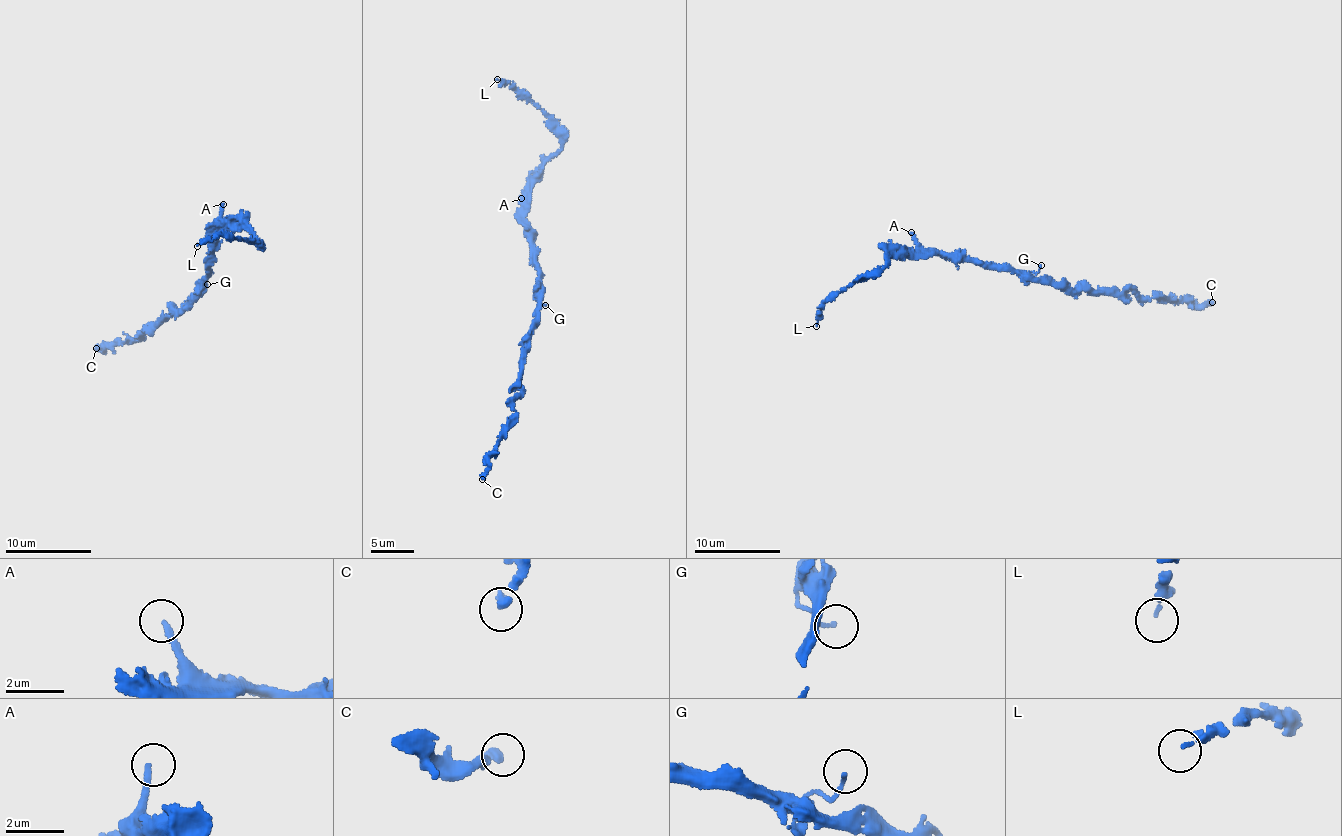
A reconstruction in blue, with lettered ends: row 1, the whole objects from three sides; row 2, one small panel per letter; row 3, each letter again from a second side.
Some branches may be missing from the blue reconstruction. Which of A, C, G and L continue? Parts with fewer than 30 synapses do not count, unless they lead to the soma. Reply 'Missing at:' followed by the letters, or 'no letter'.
Missing at: A

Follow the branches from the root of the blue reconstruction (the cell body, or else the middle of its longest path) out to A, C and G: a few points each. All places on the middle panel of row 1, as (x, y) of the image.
A: (539, 265), (536, 248), (530, 244), (530, 223), (524, 219), (521, 198)
C: (539, 265), (536, 327), (531, 332), (520, 384), (515, 389), (515, 423), (488, 459), (487, 474), (482, 479)
G: (539, 265), (536, 298), (545, 305)

